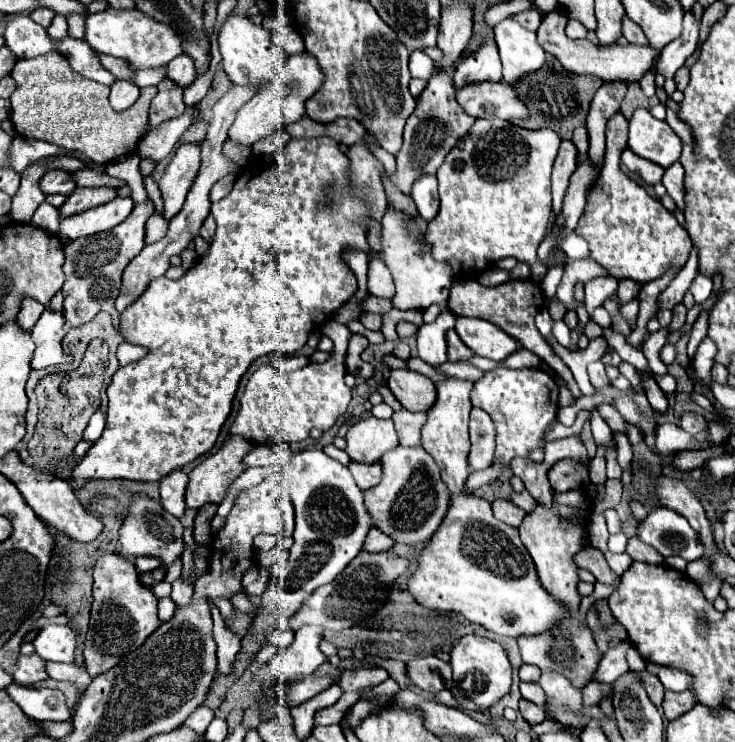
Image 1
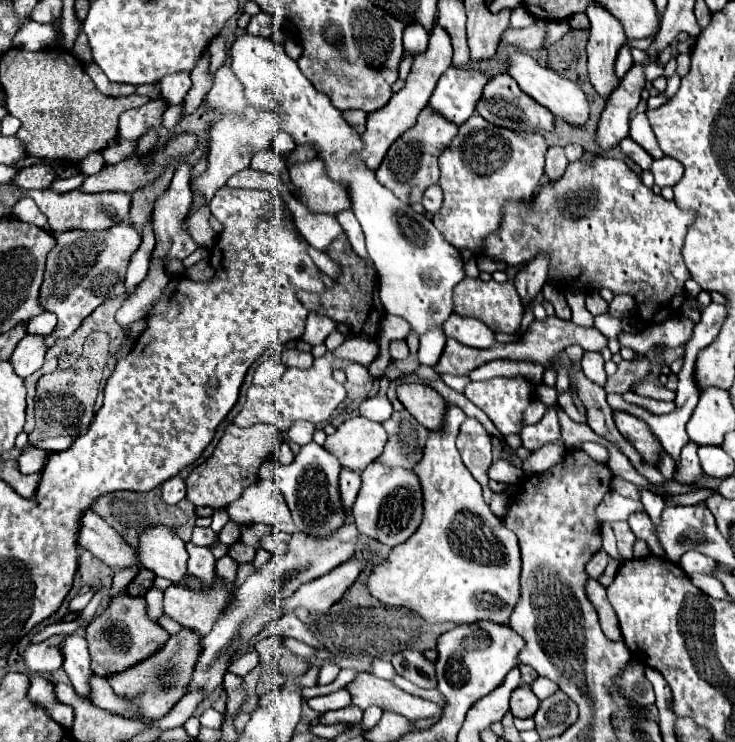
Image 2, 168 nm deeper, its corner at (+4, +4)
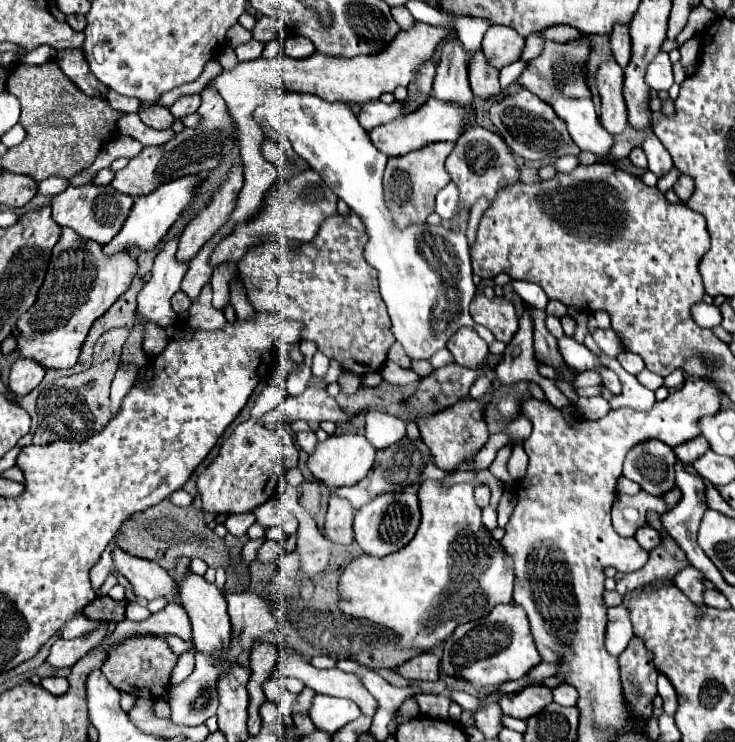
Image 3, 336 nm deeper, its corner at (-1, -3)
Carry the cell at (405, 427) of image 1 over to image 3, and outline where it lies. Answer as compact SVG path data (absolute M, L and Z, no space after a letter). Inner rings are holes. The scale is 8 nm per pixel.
M403 437L401 441L381 449L377 453L375 467L369 471L369 475L365 479L361 479L359 483L355 483L351 487L335 489L335 493L345 495L345 499L349 499L355 509L359 509L359 507L363 507L363 503L371 501L381 491L409 491L409 493L417 493L417 489L423 483L423 479L445 479L445 477L447 477L447 471L443 471L443 469L439 469L435 465L435 459L433 459L429 447L421 439L413 441L409 437Z

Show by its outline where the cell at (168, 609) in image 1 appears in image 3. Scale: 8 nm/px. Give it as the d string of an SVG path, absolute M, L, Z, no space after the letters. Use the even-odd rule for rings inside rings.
M191 647L191 649L187 649L185 653L179 655L177 665L175 665L173 673L171 673L171 685L177 685L185 677L189 677L189 673L193 671L193 655L195 655L195 647Z

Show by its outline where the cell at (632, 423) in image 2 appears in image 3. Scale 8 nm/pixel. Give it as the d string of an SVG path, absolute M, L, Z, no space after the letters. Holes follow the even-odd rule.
M647 439L631 447L625 457L623 475L651 495L663 495L675 487L675 453L659 439Z

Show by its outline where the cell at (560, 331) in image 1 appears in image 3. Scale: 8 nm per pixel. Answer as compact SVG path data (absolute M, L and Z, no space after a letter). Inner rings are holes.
M513 281L513 289L519 293L519 297L521 297L525 303L529 303L531 307L535 307L535 309L539 309L539 311L545 311L549 299L547 299L545 291L543 291L539 285L527 283L527 281Z

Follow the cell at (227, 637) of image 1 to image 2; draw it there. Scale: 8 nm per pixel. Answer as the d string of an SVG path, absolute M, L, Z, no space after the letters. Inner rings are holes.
M226 672L226 676L224 676L224 690L228 694L224 718L228 718L228 716L234 716L240 710L242 702L246 700L246 686L244 686L244 680L242 678Z

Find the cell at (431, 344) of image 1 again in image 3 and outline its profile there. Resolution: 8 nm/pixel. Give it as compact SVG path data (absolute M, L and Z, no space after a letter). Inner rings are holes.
M441 349L441 351L437 351L437 353L429 359L429 363L431 363L435 369L439 369L439 367L451 363L451 361L453 361L453 355L449 353L449 349Z

